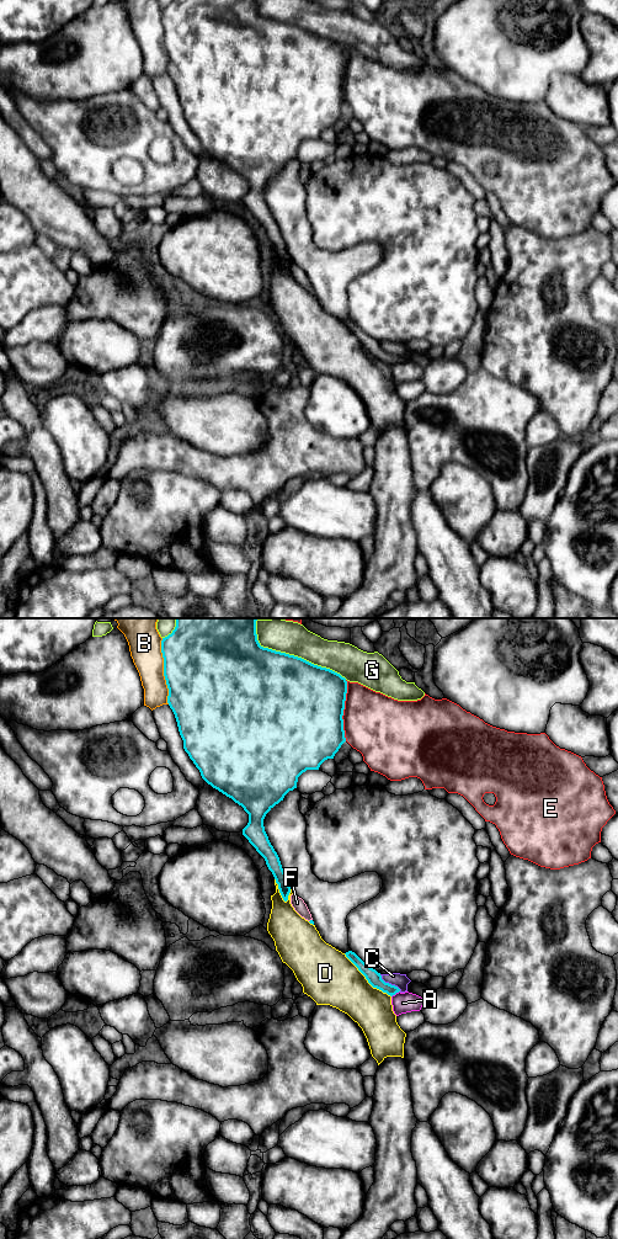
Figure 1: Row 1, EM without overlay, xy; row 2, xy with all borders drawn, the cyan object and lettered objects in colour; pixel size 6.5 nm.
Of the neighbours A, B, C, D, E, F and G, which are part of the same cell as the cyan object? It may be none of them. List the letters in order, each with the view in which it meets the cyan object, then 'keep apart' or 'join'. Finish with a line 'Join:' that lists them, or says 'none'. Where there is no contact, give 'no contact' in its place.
A: xy | keep apart
B: xy | keep apart
C: xy | join
D: xy | keep apart
E: xy | keep apart
F: xy | keep apart
G: xy | keep apart
Join: C

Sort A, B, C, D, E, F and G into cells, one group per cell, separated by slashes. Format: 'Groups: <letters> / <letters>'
Groups: A / B F / C / D / E / G

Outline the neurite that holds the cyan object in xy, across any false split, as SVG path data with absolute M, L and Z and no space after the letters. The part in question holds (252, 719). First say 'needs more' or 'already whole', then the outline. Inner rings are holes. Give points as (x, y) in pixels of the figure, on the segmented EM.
already whole; M176 618L172 633L161 640L164 676L169 688L167 703L175 714L185 751L208 785L231 798L249 814L243 835L265 858L283 900L287 902L291 887L265 831L263 819L289 791L297 788L298 777L303 772L319 770L325 760L334 759L346 741L342 716L347 681L330 669L261 647L256 621L257 618Z

